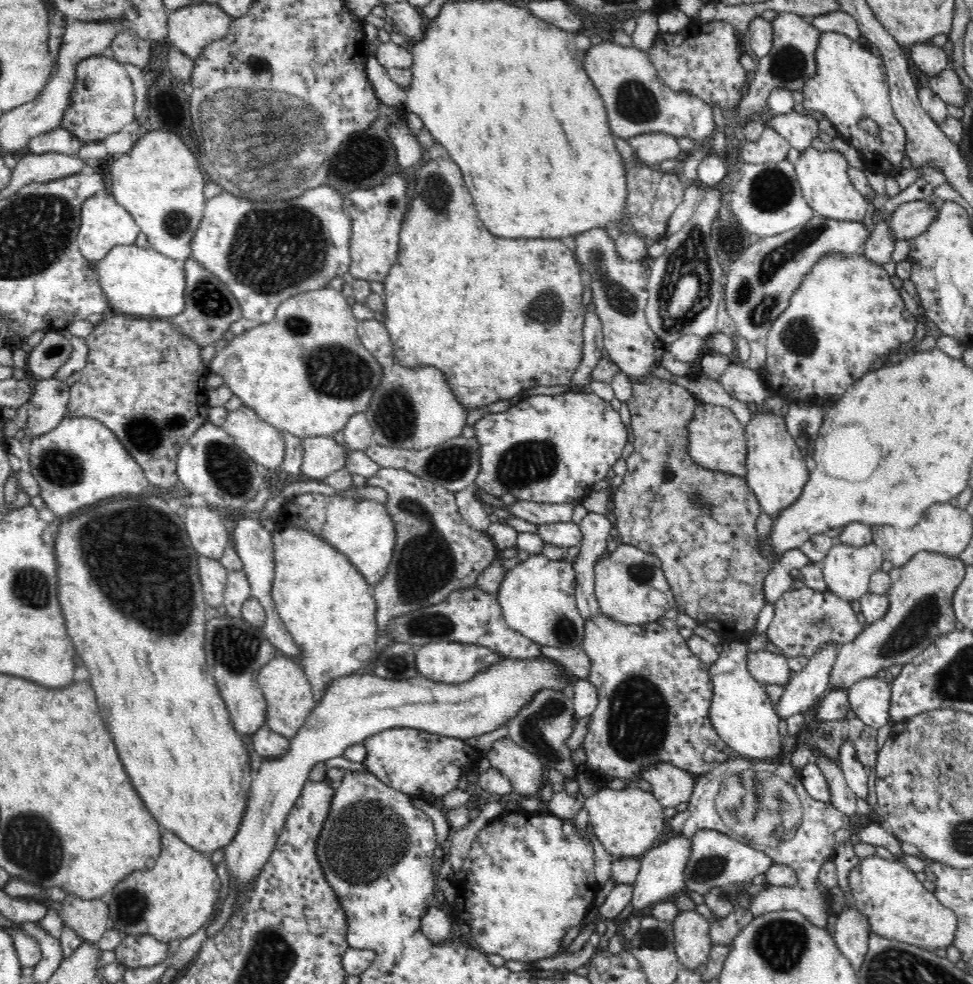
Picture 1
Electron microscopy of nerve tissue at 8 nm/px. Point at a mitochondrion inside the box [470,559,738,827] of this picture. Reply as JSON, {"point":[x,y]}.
{"point":[639,716]}

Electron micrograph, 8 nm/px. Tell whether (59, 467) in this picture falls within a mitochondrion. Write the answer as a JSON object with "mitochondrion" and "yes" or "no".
{"mitochondrion":"yes"}

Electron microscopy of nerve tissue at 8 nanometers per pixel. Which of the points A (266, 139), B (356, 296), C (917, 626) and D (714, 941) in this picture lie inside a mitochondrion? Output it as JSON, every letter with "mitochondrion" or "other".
{"A":"mitochondrion","B":"other","C":"mitochondrion","D":"other"}

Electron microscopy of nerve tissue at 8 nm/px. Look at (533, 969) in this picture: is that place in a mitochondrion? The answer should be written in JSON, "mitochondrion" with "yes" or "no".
{"mitochondrion":"no"}

